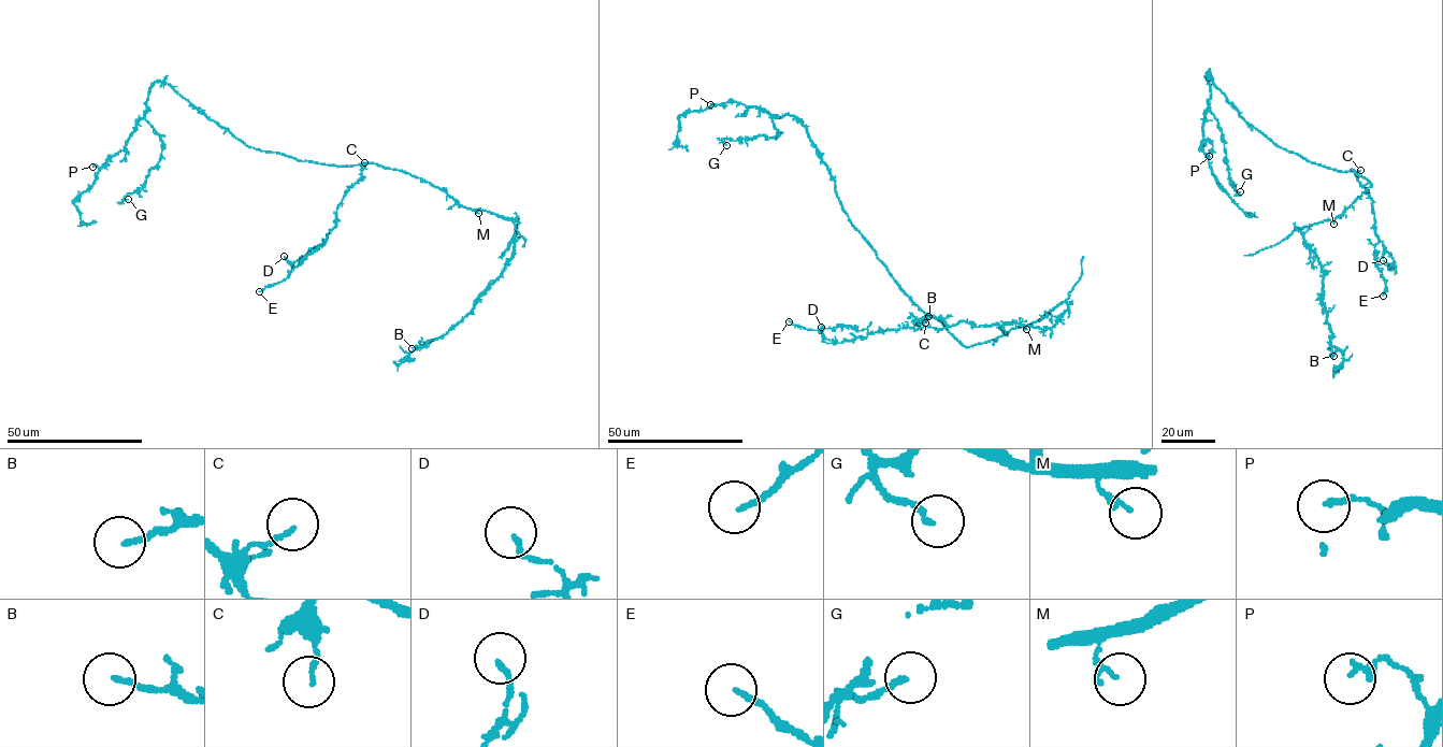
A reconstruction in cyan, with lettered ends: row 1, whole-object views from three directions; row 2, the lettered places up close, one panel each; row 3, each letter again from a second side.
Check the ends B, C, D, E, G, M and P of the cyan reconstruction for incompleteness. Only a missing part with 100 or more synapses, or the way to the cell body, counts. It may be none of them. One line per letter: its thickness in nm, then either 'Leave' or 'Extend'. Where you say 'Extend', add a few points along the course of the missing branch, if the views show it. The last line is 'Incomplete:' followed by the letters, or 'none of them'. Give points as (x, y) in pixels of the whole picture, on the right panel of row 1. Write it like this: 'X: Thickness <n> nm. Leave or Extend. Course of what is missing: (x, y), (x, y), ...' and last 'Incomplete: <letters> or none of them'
B: Thickness 140 nm. Leave
C: Thickness 100 nm. Leave
D: Thickness 140 nm. Leave
E: Thickness 140 nm. Leave
G: Thickness 140 nm. Leave
M: Thickness 80 nm. Leave
P: Thickness 190 nm. Leave
Incomplete: none of them

